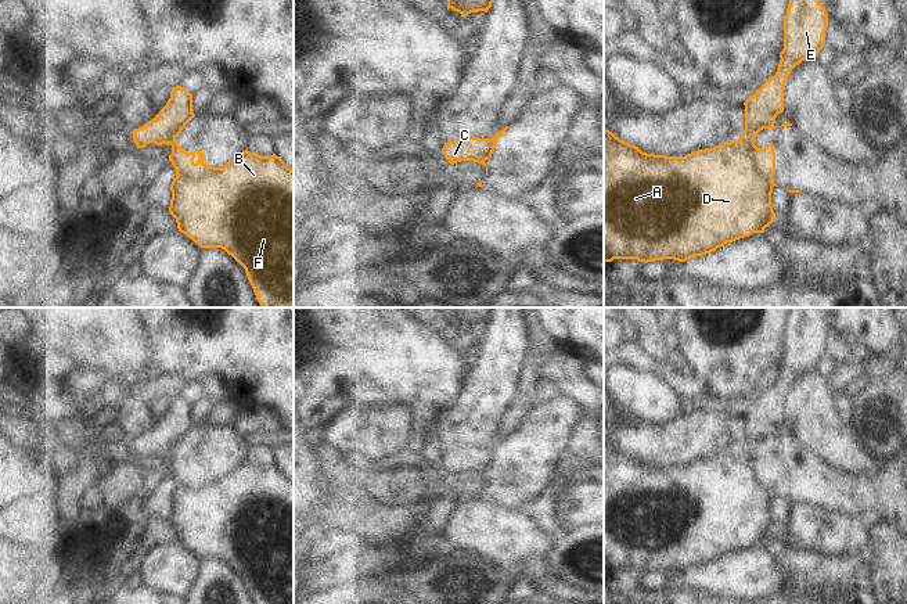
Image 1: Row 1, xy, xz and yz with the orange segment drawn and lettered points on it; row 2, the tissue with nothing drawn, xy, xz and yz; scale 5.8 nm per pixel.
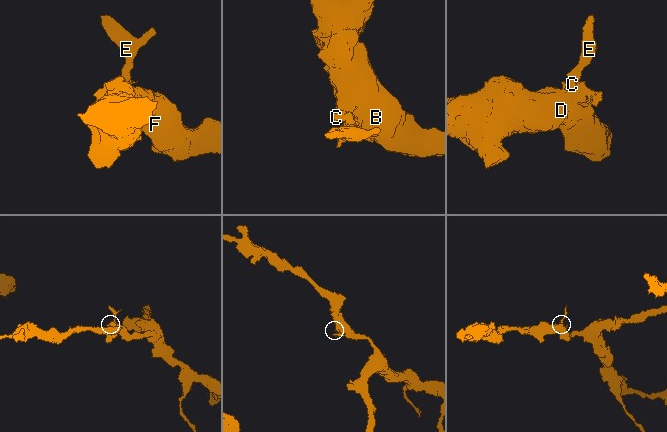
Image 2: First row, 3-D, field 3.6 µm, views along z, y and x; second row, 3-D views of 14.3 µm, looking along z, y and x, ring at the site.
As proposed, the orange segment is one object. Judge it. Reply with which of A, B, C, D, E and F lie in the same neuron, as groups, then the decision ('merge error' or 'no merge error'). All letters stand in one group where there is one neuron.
groups A B D F / C E; merge error

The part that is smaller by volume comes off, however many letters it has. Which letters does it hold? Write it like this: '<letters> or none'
C, E

